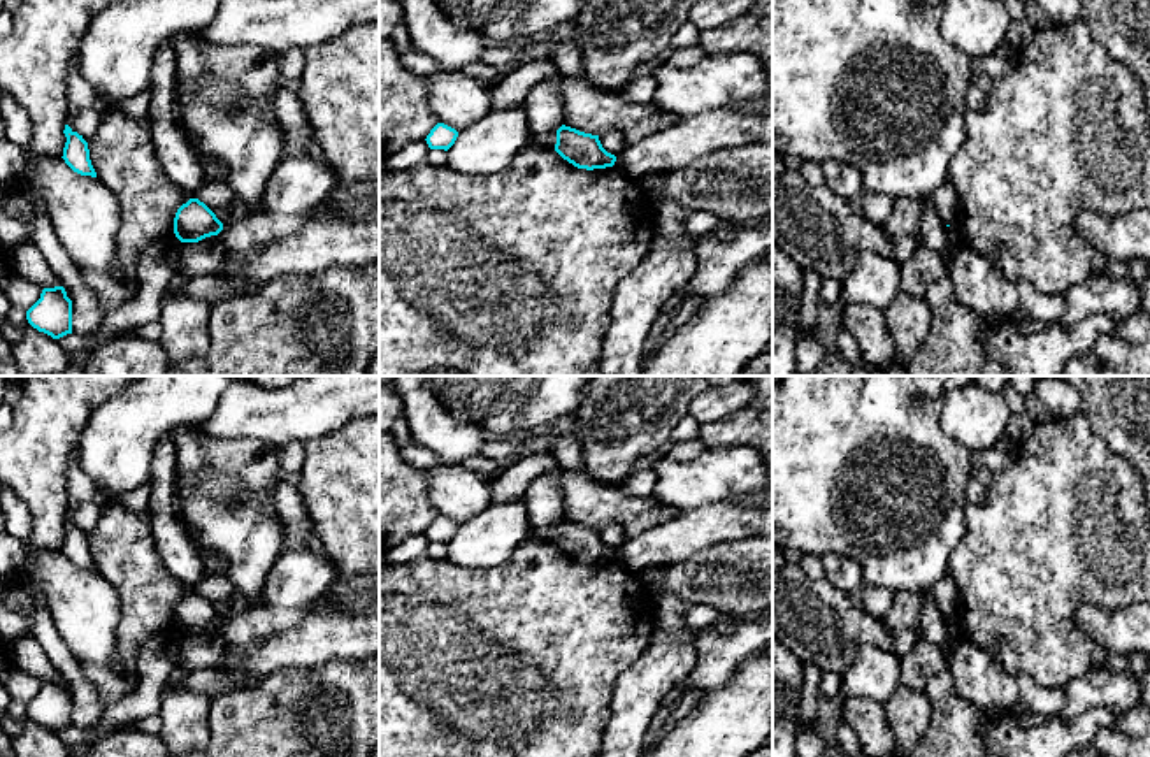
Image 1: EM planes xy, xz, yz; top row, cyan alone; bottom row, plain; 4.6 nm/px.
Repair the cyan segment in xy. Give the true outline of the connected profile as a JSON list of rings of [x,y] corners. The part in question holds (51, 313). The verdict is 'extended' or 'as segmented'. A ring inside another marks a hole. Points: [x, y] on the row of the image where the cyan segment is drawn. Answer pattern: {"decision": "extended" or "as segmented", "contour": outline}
{"decision": "as segmented", "contour": [[[44,288],[40,299],[26,311],[26,320],[53,339],[72,334],[72,300],[65,288]]]}

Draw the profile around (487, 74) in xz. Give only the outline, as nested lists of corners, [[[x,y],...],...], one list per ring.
[[[481,61],[465,67],[462,72],[481,81],[483,84],[499,83],[509,74],[502,68],[490,67],[490,65],[485,65]]]

